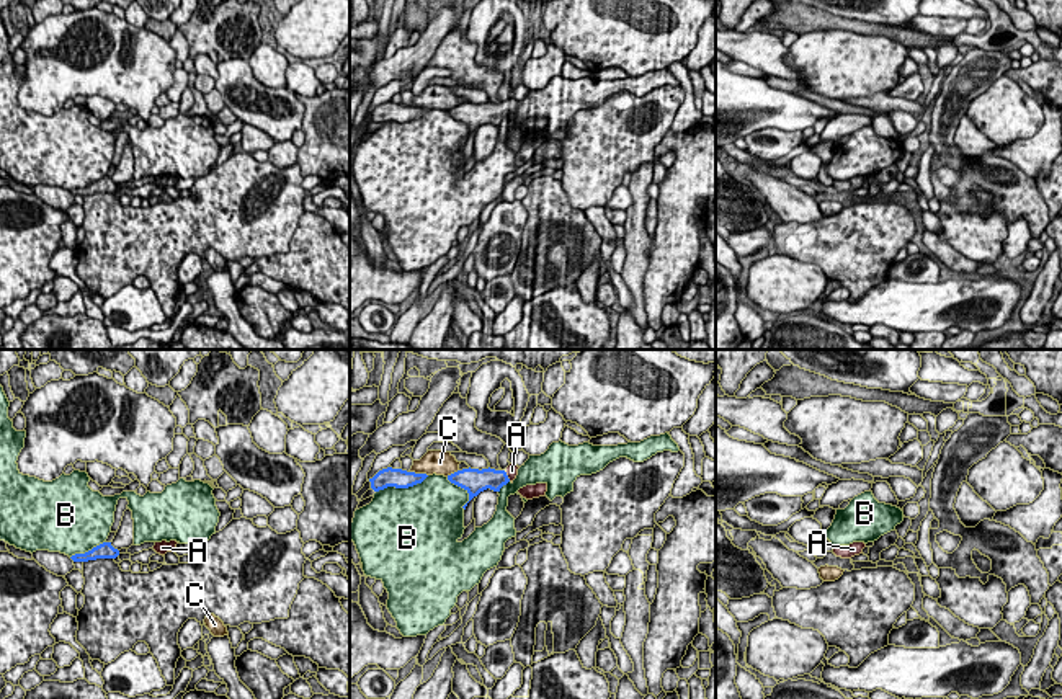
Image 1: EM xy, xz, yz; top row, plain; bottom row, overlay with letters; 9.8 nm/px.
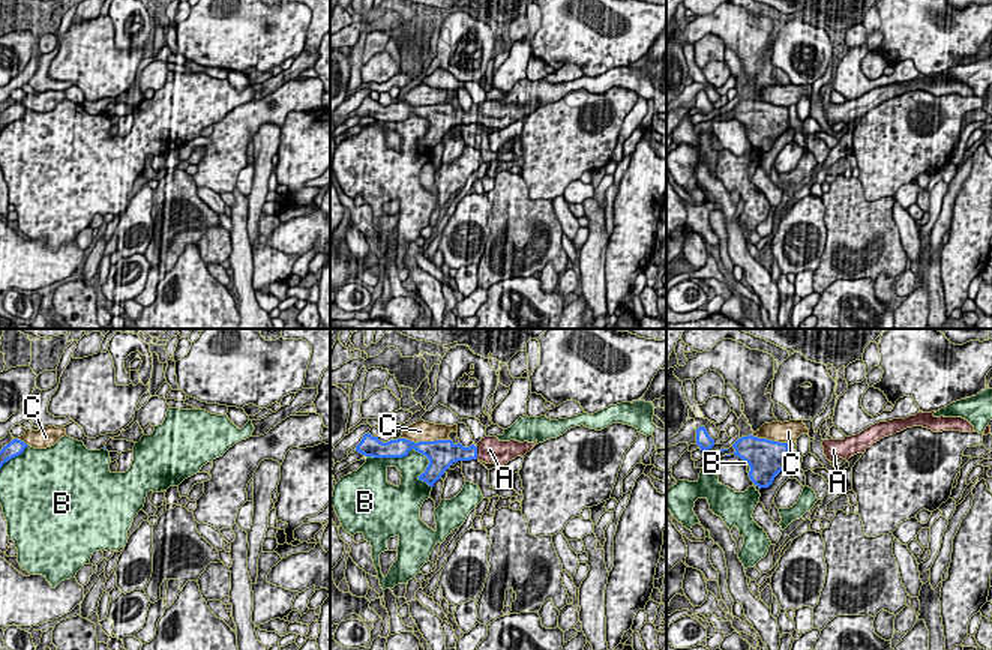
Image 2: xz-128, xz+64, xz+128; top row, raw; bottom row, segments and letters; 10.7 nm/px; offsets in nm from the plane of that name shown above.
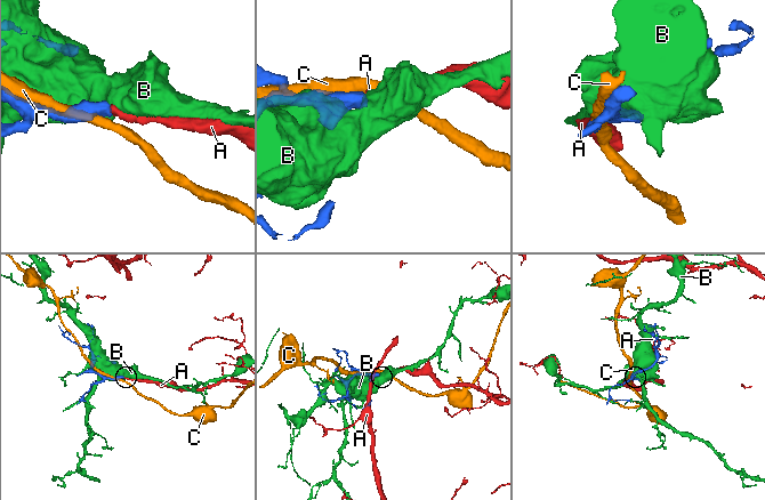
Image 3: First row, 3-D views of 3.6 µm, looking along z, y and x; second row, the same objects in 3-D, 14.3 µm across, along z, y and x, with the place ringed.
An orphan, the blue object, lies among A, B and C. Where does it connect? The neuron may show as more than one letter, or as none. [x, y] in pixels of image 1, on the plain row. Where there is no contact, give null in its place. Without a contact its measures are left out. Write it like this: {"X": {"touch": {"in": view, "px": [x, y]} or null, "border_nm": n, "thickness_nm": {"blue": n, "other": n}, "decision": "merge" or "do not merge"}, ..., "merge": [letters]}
{"A": {"touch": {"in": "xz", "px": [507, 110]}, "border_nm": 130, "thickness_nm": {"blue": 200, "other": 130}, "decision": "merge"}, "B": {"touch": {"in": "xz", "px": [402, 121]}, "border_nm": 550, "thickness_nm": {"blue": 190, "other": 480}, "decision": "do not merge"}, "C": {"touch": {"in": "xz", "px": [419, 108]}, "border_nm": 200, "thickness_nm": {"blue": 190, "other": 240}, "decision": "do not merge"}, "merge": ["A"]}

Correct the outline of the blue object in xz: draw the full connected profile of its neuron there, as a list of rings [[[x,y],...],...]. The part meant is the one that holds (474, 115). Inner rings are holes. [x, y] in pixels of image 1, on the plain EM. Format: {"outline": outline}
{"outline": [[[510,98],[505,105],[495,105],[495,103],[462,103],[451,109],[448,109],[448,114],[461,122],[464,122],[469,127],[469,136],[477,131],[480,126],[490,122],[493,126],[500,126],[503,119],[508,116],[513,118],[513,114],[518,109],[518,100]]]}

